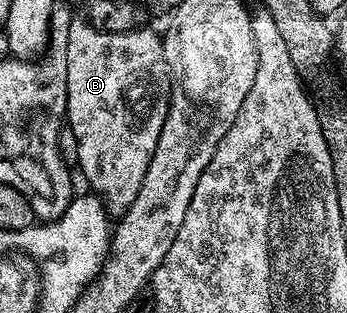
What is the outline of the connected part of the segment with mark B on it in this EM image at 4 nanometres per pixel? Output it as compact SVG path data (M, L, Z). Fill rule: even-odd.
M74 18L67 33L67 89L65 90L65 119L75 129L79 141L77 167L90 183L92 194L105 205L110 216L120 217L139 197L147 165L159 145L159 133L169 108L171 76L162 36L153 31L132 29L109 33L95 29L84 18Z

